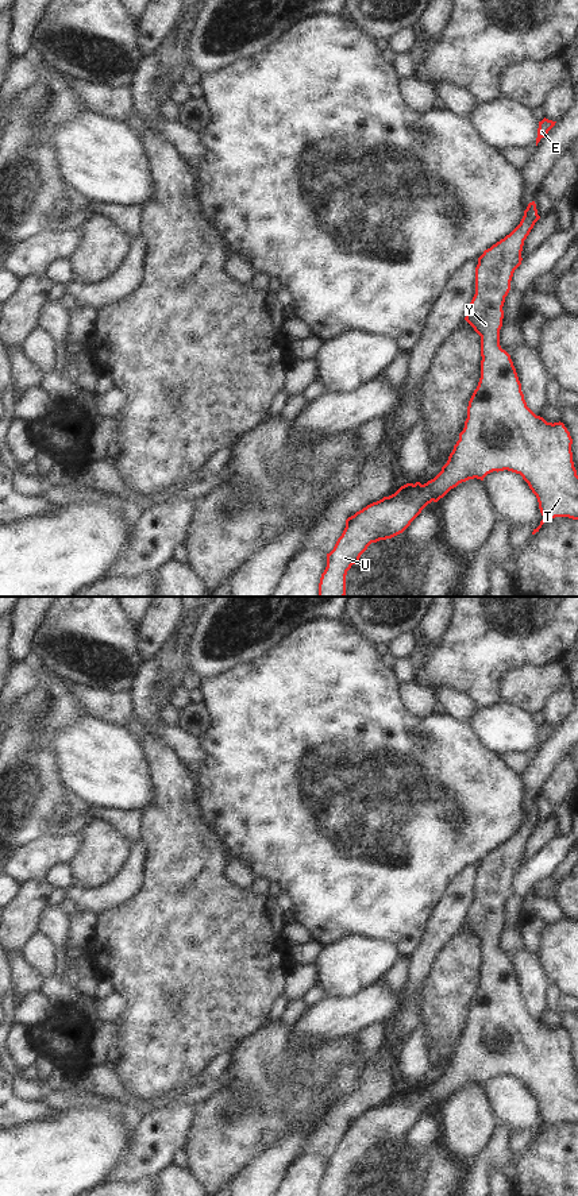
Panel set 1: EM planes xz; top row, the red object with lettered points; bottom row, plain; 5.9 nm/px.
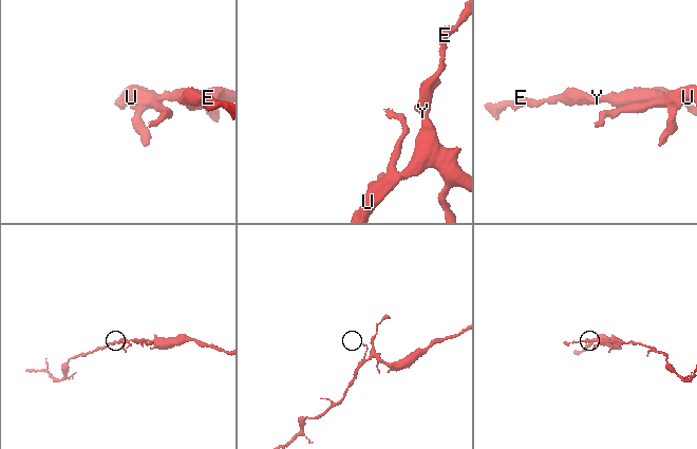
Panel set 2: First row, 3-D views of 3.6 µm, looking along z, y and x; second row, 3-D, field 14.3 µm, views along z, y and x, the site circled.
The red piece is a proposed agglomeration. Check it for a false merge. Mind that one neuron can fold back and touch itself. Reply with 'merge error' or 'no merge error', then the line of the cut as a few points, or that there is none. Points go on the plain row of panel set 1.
no merge error | no cut

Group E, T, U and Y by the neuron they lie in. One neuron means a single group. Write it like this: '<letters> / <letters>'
E T U Y

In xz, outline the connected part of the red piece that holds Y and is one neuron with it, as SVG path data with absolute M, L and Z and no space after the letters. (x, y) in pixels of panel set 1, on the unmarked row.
M535 806L529 807L524 815L524 821L520 829L504 844L485 854L478 863L475 872L475 899L469 908L469 915L465 925L474 933L481 941L481 983L477 994L474 995L469 1011L465 1033L459 1038L459 1045L454 1050L452 1057L448 1061L447 1068L442 1072L442 1076L427 1088L420 1087L406 1088L401 1091L394 1099L384 1102L382 1104L373 1107L357 1116L354 1120L346 1124L346 1133L342 1141L338 1143L334 1154L327 1158L327 1172L321 1178L319 1196L346 1196L346 1180L352 1169L359 1166L361 1160L367 1154L371 1147L379 1145L392 1143L402 1138L411 1127L421 1118L421 1115L434 1107L443 1103L451 1093L469 1084L481 1084L493 1076L512 1076L520 1079L528 1088L532 1097L536 1100L539 1114L543 1120L540 1130L533 1134L532 1139L539 1137L542 1130L555 1122L569 1122L578 1124L578 1080L573 1066L571 1049L573 1043L563 1027L547 1027L543 1022L536 1021L528 1011L521 996L521 988L519 985L516 973L510 964L510 960L500 950L500 934L504 923L504 907L510 895L510 886L515 875L521 869L521 856L524 845L529 840L535 827L540 823L537 819Z

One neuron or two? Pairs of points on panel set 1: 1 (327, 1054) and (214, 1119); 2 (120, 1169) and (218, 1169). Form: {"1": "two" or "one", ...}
{"1": "one", "2": "two"}

